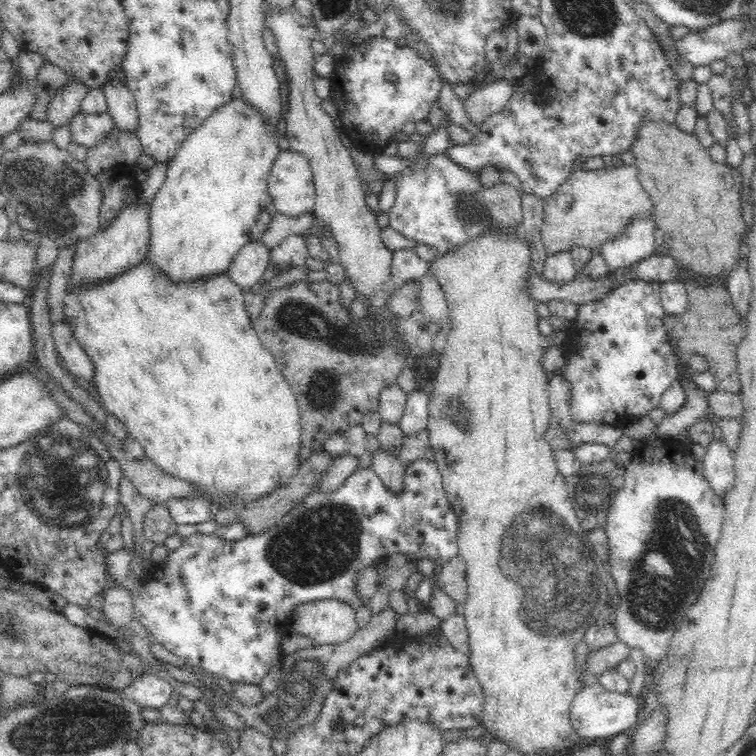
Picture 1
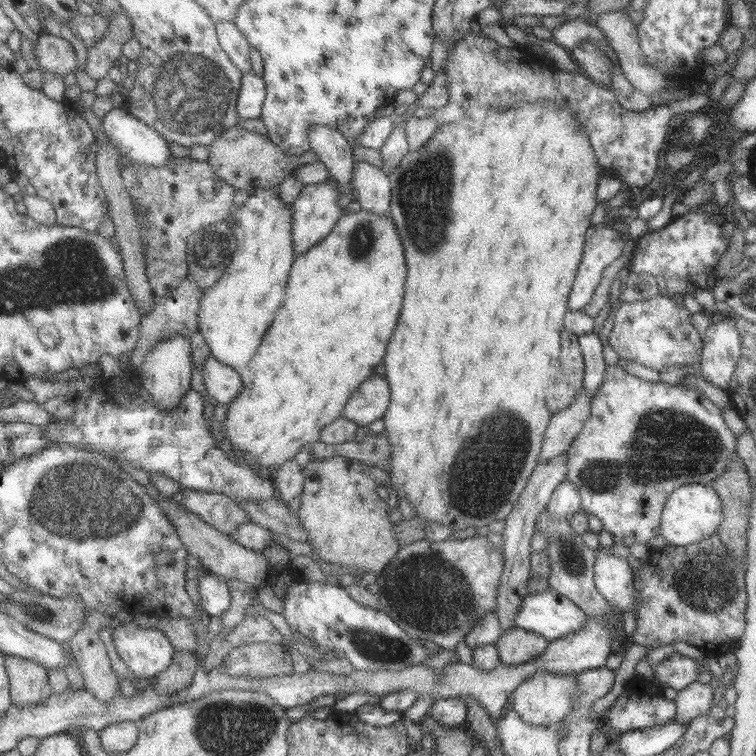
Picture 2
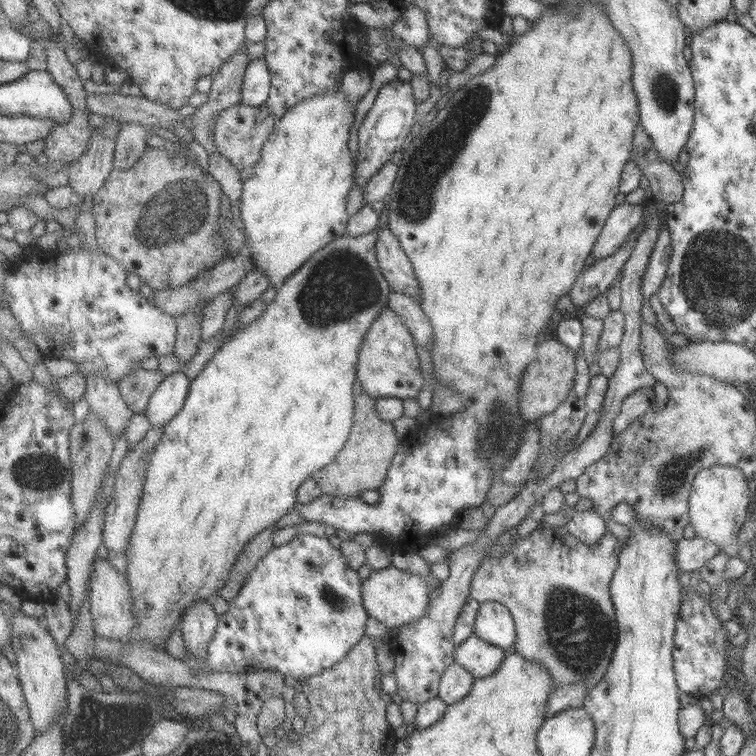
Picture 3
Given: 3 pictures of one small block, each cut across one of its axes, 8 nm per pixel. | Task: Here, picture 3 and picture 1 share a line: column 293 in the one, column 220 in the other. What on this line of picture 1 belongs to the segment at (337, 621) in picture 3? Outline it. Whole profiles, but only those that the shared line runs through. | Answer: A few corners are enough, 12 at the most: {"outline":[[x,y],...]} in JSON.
{"outline":[[371,467],[260,534],[199,532],[140,590],[156,643],[232,682],[283,665],[295,606],[358,609],[378,558],[458,554],[440,471]]}

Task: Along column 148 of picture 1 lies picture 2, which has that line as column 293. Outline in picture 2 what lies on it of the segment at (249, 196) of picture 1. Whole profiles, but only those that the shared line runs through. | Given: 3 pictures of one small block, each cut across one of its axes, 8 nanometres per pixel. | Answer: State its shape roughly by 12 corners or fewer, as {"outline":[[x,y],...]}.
{"outline":[[250,189],[238,249],[201,301],[211,356],[237,369],[286,302],[294,203]]}

